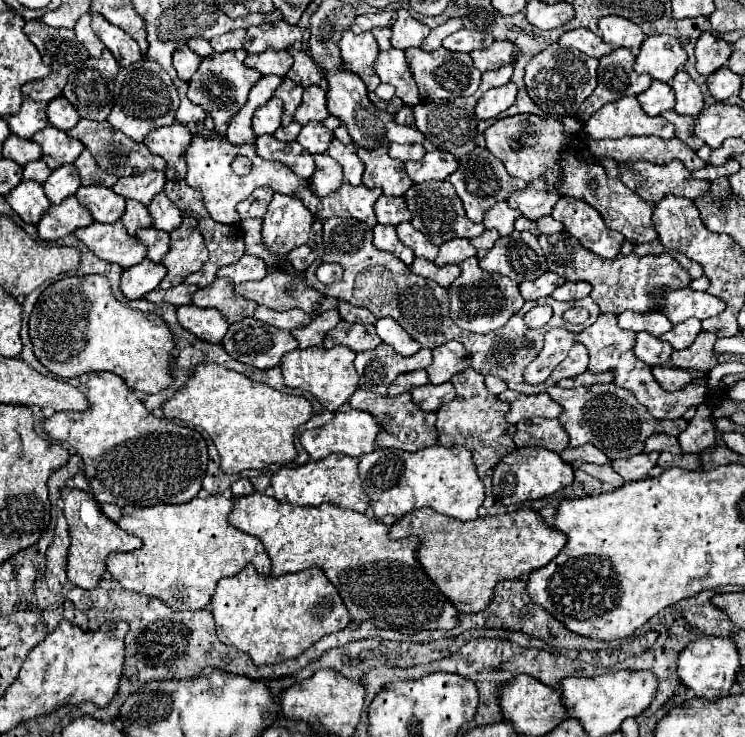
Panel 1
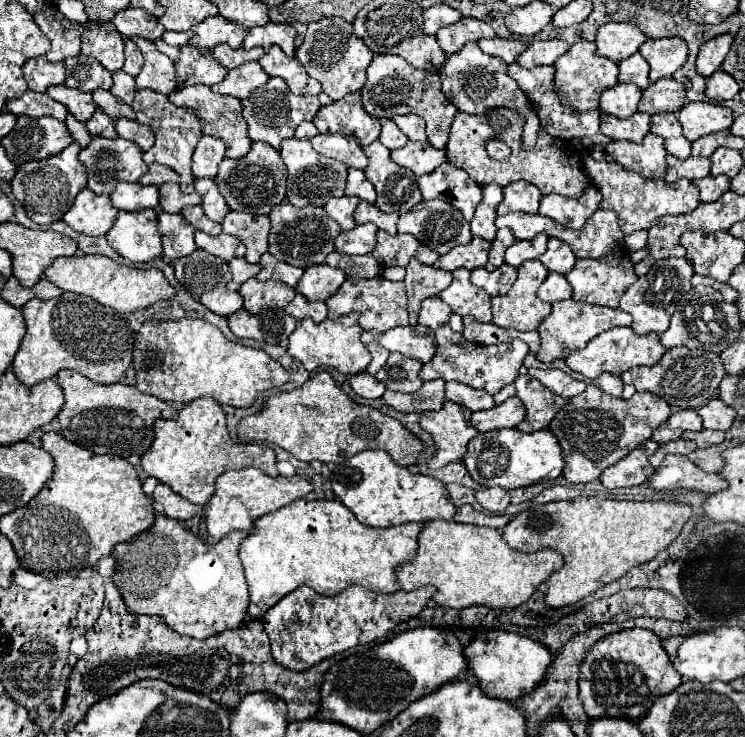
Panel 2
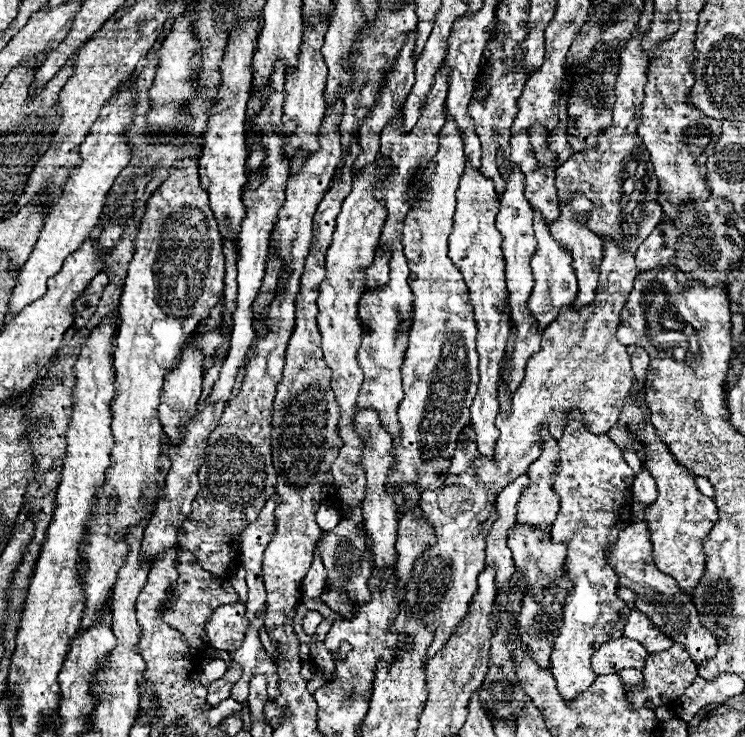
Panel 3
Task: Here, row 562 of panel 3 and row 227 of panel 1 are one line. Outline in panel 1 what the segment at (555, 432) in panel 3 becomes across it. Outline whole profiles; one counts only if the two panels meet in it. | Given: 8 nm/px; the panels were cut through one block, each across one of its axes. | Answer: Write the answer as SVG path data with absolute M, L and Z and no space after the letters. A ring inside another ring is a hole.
M428 180L422 184L412 184L408 192L404 194L404 200L408 204L408 210L412 212L412 226L426 234L432 244L440 246L452 238L476 238L484 232L484 224L476 224L468 220L462 202L454 190L454 186L448 180Z

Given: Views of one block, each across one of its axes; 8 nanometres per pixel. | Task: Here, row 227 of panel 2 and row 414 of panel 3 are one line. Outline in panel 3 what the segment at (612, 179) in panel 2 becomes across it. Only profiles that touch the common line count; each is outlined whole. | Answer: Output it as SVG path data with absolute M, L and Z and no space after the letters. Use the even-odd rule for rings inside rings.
M628 396L616 426L610 428L606 436L610 436L620 448L634 450L636 456L642 460L644 470L648 470L656 480L658 498L644 510L644 522L648 524L648 534L654 544L654 564L662 574L672 576L678 586L686 594L690 594L690 590L698 584L698 578L702 578L706 568L702 554L702 538L708 534L710 526L714 526L718 518L714 500L700 494L696 486L696 476L690 470L682 468L670 454L668 444L658 438L658 432L650 422L650 410L644 400L642 404L638 404Z

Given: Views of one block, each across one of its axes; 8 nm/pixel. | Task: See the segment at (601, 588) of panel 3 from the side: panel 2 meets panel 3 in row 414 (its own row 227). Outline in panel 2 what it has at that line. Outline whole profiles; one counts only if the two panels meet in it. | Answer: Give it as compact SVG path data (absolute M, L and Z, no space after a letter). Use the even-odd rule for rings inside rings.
M590 188L580 198L568 198L560 194L548 194L540 200L540 212L542 216L554 218L566 228L582 228L584 222L598 210L600 204L600 192L598 188Z

